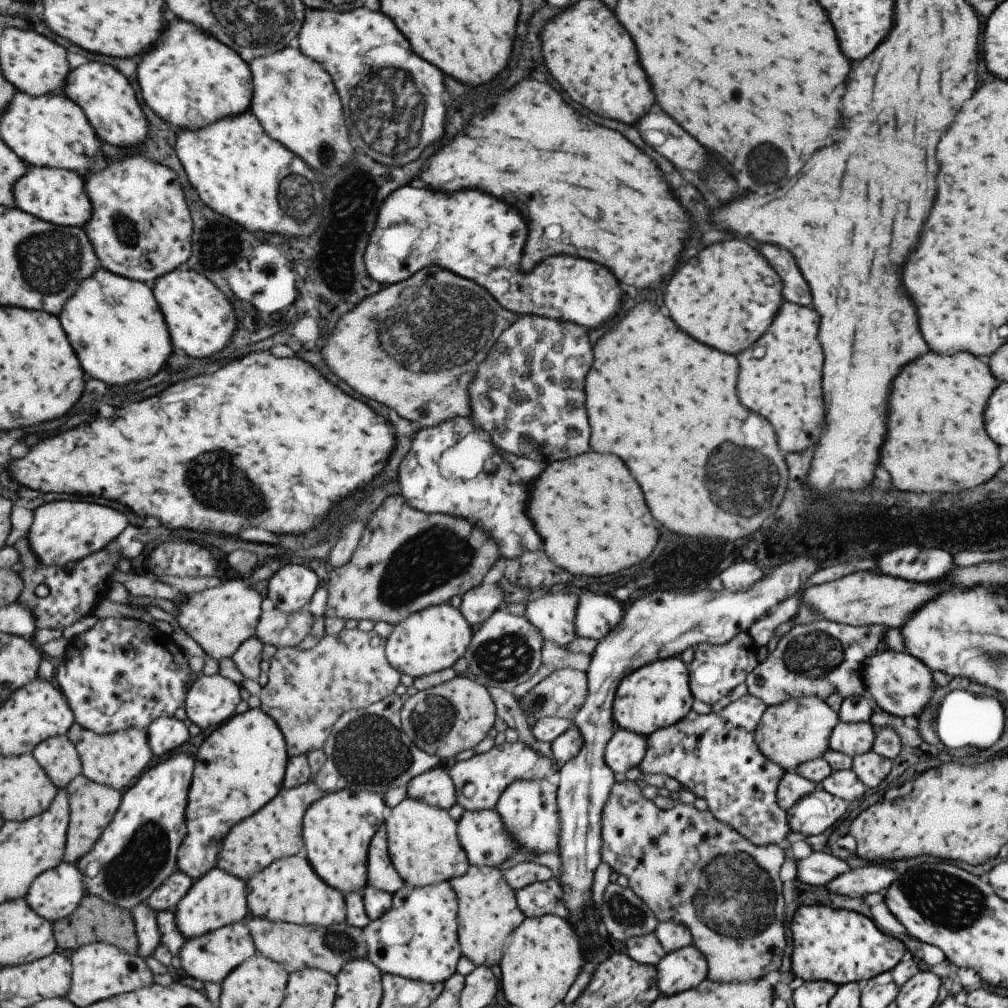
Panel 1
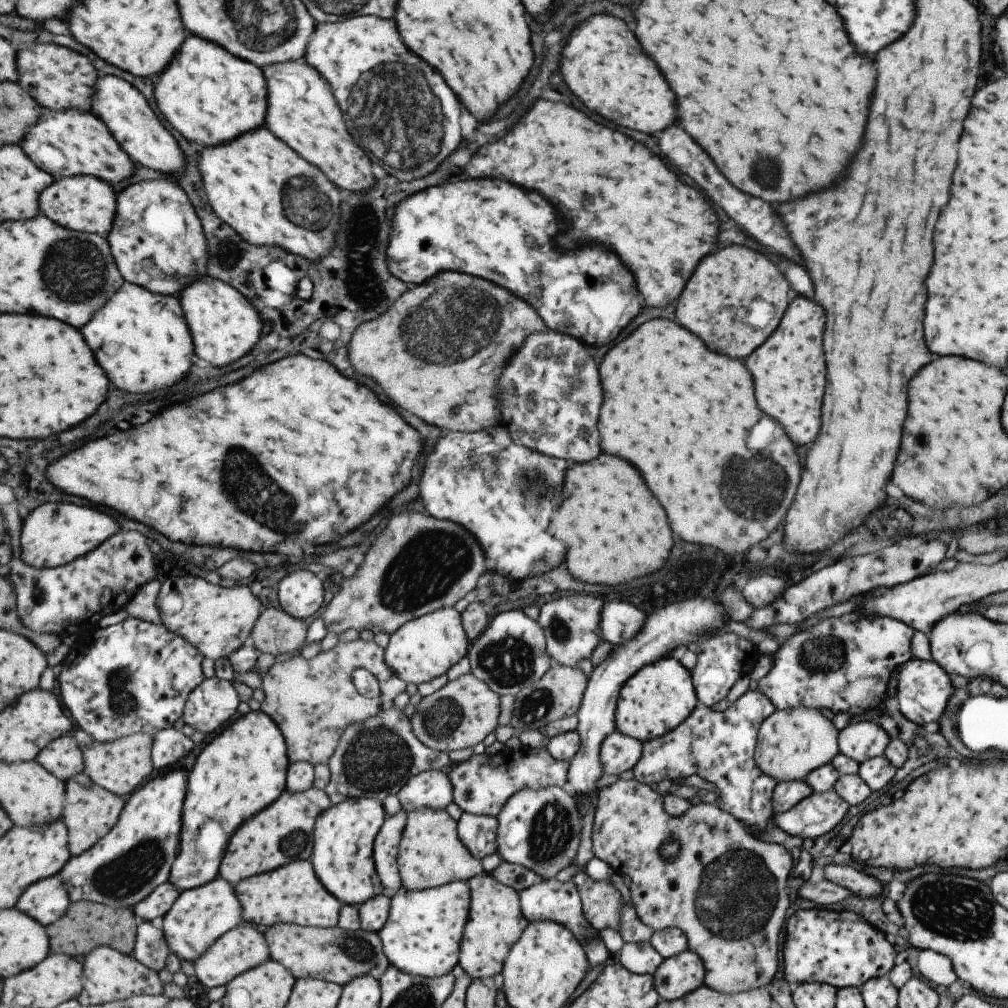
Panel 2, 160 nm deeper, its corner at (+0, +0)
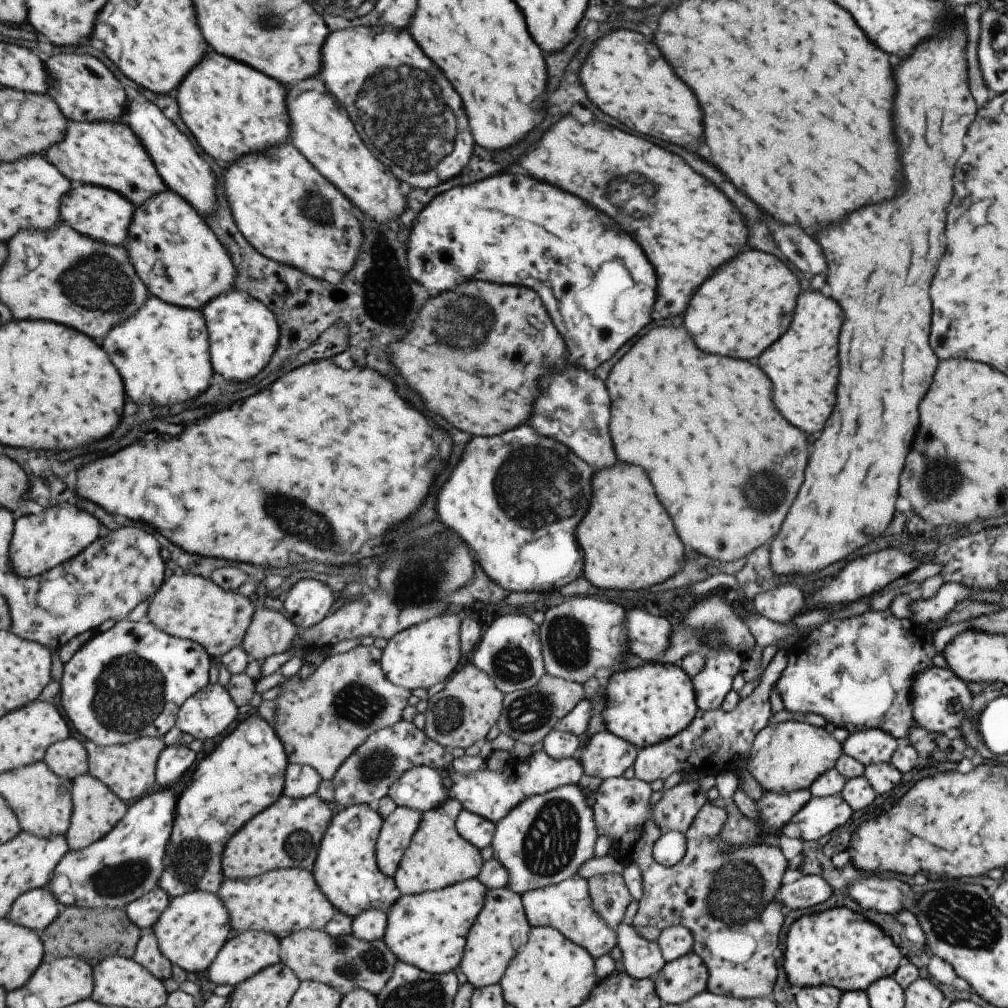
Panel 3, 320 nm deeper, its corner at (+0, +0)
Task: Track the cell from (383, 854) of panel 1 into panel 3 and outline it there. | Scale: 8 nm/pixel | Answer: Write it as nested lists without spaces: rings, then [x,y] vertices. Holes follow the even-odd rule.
[[[398,806],[384,820],[377,843],[377,856],[378,864],[387,876],[394,878],[396,875],[423,818],[424,813],[420,810]]]

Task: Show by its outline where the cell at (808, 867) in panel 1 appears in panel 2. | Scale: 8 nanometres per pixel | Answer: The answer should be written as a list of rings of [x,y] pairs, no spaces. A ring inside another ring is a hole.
[[[831,864],[824,866],[822,870],[825,879],[846,888],[851,895],[857,895],[859,898],[868,899],[880,893],[884,897],[887,894],[885,884],[852,867]]]

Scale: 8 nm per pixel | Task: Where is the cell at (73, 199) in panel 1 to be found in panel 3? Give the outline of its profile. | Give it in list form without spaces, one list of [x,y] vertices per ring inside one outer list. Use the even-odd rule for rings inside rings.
[[[85,183],[74,184],[71,192],[64,196],[60,207],[65,223],[81,234],[116,247],[125,247],[128,243],[130,228],[138,209],[128,197],[113,189]]]

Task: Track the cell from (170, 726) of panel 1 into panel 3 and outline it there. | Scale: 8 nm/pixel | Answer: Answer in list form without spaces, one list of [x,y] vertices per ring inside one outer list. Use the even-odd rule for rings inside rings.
[[[185,744],[166,746],[157,763],[156,782],[162,788],[171,788],[195,766],[197,753]]]

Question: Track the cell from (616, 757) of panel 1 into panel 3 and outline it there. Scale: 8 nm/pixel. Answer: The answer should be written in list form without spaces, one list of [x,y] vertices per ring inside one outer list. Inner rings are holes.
[[[603,728],[593,733],[577,750],[575,758],[585,774],[608,779],[632,766],[638,749]]]

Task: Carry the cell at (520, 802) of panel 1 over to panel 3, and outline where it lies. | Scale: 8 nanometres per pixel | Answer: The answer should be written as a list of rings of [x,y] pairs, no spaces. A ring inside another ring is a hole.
[[[578,785],[560,786],[542,795],[533,795],[513,807],[496,822],[492,847],[494,856],[507,871],[506,887],[522,896],[524,892],[557,884],[575,875],[579,867],[594,856],[593,847],[598,832],[592,817],[592,808],[585,803]]]

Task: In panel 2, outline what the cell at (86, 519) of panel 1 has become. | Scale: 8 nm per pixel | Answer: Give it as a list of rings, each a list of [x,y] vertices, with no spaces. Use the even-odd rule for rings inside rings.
[[[69,503],[41,505],[30,511],[21,523],[21,558],[36,569],[55,569],[72,563],[119,531],[117,520],[109,514]]]

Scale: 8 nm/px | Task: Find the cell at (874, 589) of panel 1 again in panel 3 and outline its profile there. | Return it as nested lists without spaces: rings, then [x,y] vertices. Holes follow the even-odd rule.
[[[943,583],[935,597],[929,600],[917,597],[910,609],[912,616],[909,619],[925,628],[931,623],[940,623],[957,603],[973,592],[975,591],[957,583]]]

